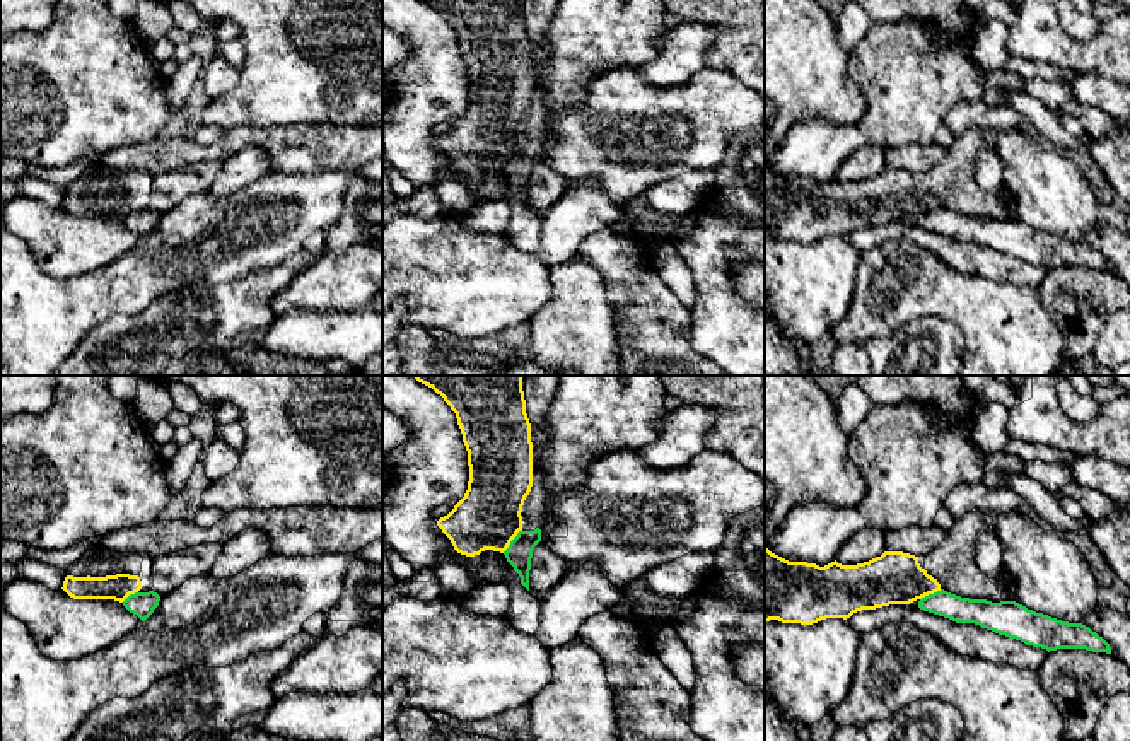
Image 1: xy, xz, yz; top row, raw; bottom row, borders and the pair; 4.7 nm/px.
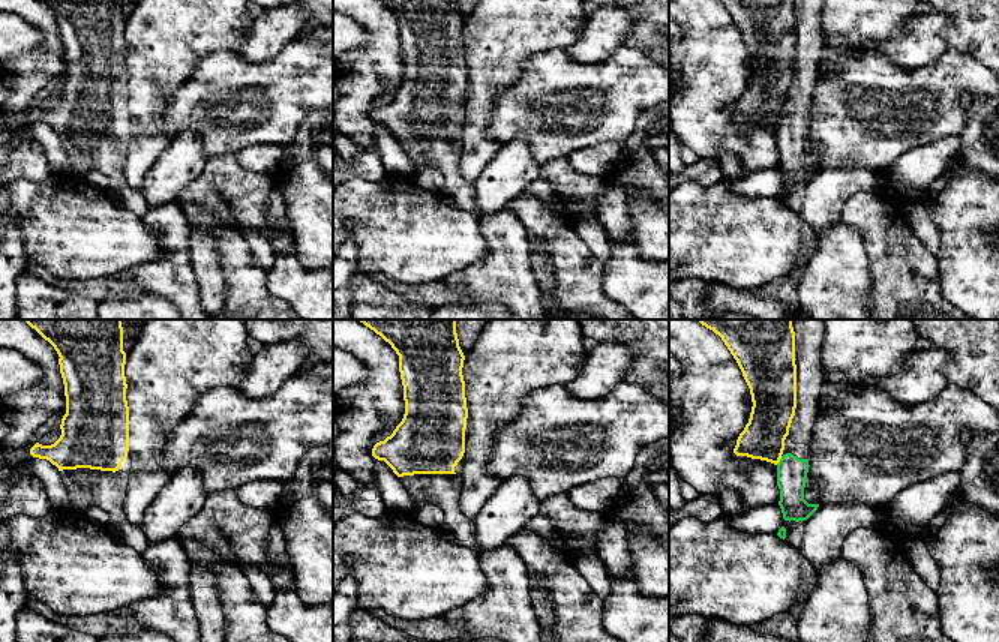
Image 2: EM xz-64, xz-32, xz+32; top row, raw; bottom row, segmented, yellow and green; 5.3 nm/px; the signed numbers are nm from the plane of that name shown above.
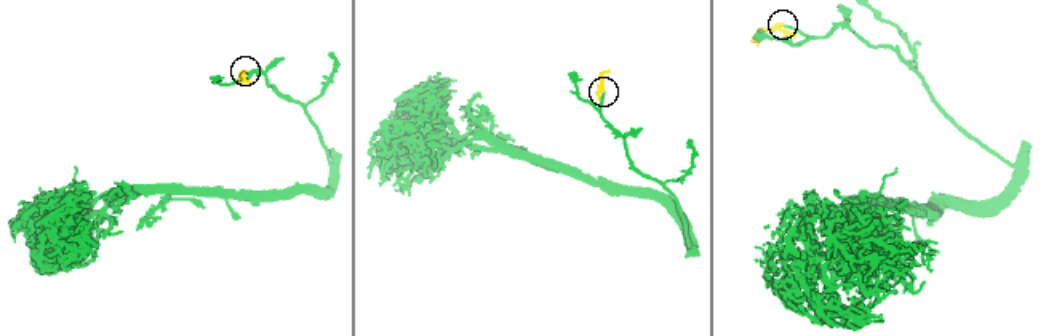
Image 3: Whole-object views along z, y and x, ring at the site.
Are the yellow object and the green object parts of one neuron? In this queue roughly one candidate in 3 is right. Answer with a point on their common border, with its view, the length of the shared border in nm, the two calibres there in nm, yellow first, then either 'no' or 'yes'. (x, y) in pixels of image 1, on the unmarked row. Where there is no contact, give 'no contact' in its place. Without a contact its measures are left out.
xz (511, 157) | 140 nm | 300/120 nm | yes

